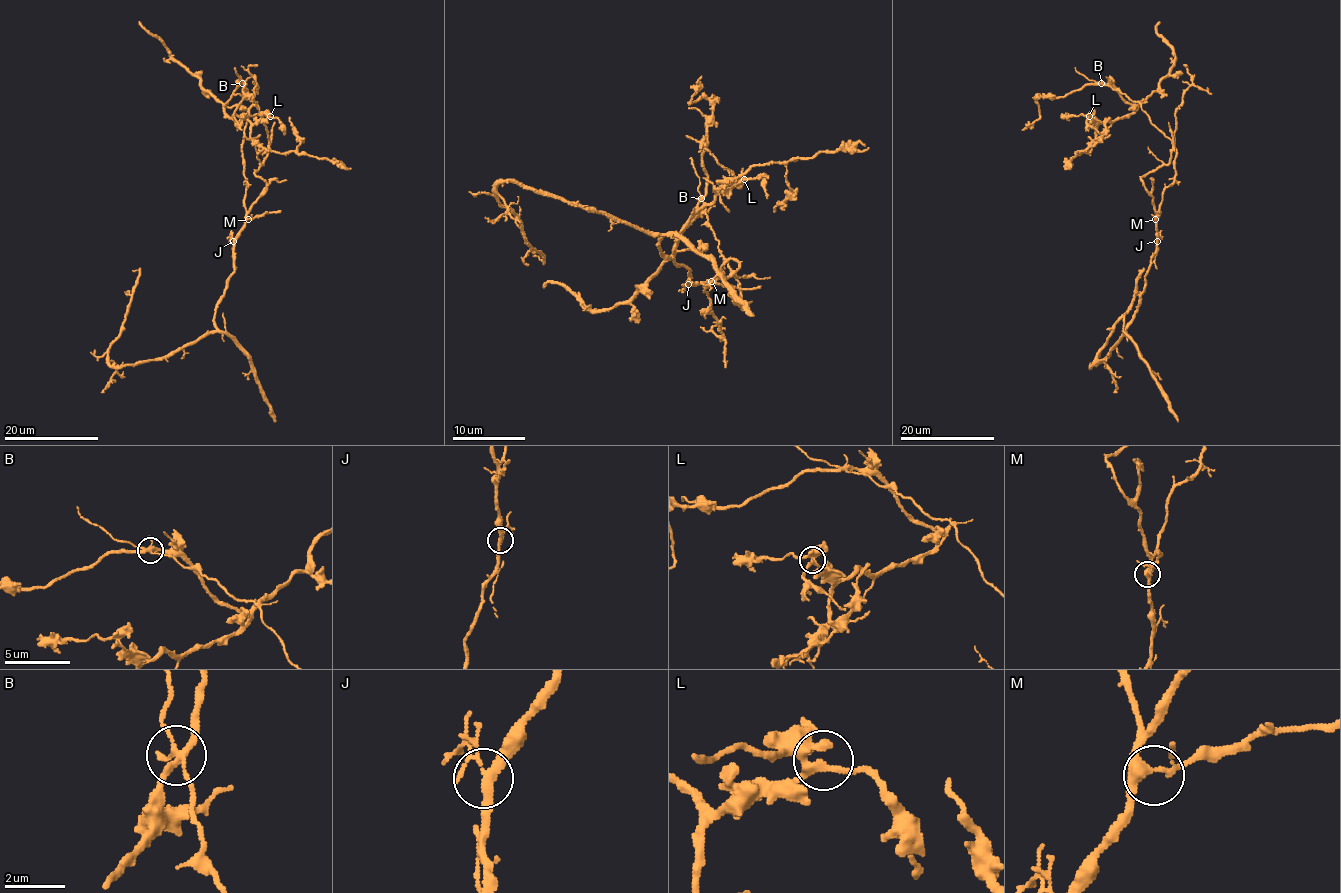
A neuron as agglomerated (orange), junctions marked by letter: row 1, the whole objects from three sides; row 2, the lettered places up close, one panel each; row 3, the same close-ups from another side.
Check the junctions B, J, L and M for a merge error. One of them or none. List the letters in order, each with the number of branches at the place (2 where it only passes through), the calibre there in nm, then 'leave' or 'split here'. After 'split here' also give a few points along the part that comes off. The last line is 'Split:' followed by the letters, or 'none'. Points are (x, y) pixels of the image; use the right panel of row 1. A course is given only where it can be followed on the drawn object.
B: branches 5; calibre 240 nm; split here; course (1101, 83), (1141, 105), (1173, 151), (1141, 178), (1157, 241), (1141, 301), (1090, 367), (1134, 297), (1139, 270)
J: branches 4; calibre 240 nm; leave
L: branches 4; calibre 240 nm; leave
M: branches 4; calibre 320 nm; leave
Split: B

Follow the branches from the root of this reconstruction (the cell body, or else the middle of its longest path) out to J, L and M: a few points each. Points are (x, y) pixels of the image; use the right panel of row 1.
J: (1149, 194), (1156, 212), (1157, 241)
L: (1149, 194), (1141, 178), (1169, 162), (1173, 143), (1110, 84), (1136, 109), (1100, 124), (1089, 116)
M: (1149, 194), (1156, 212), (1155, 219)

